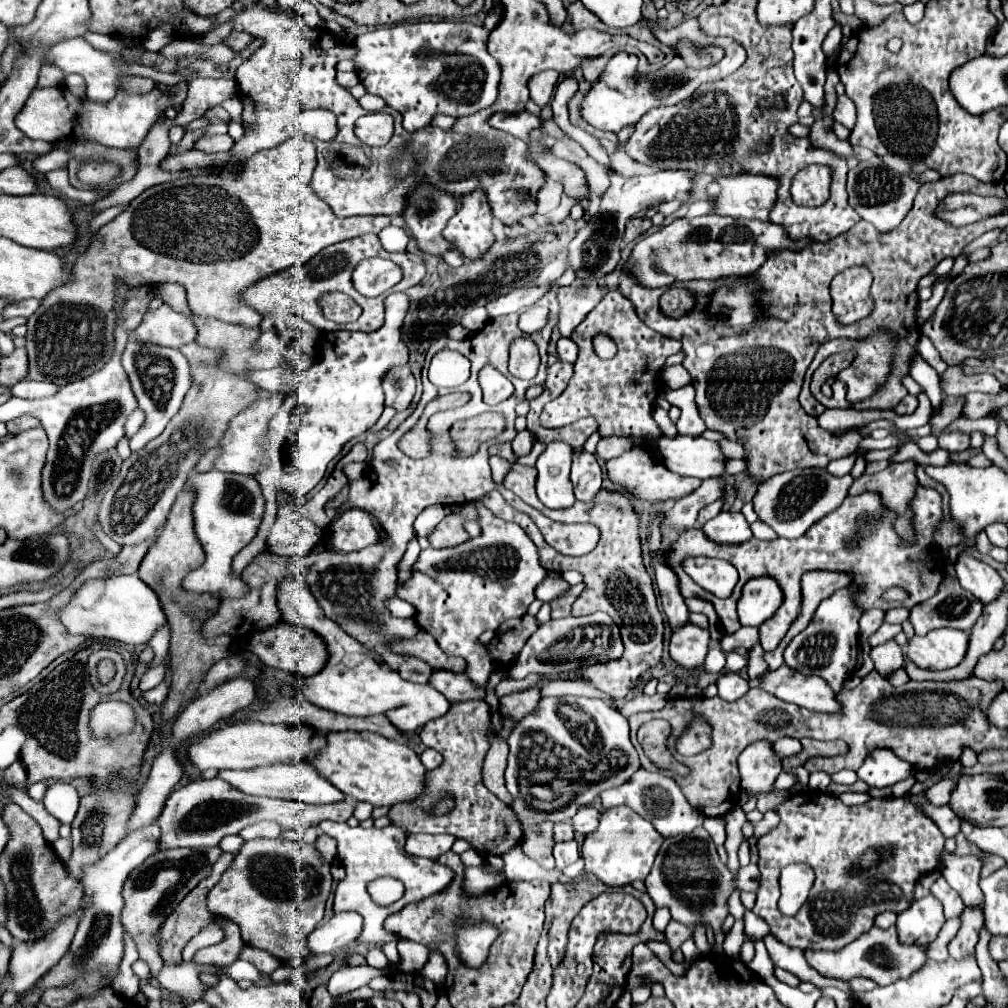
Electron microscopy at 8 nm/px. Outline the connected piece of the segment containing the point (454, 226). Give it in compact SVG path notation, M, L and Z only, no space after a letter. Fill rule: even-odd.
M475 190L475 192L471 192L463 198L457 214L449 220L449 224L445 228L445 238L453 240L457 250L467 260L473 260L473 258L479 258L481 254L485 254L487 248L495 242L491 226L493 226L493 214L491 214L491 208L489 208L489 202L487 202L487 194L481 192L481 190Z

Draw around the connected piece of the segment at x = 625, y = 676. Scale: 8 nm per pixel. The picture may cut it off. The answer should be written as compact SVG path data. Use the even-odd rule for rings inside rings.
M513 464L507 472L503 486L515 492L523 502L543 512L547 518L557 520L561 524L593 524L599 528L601 538L591 554L585 556L563 556L563 554L541 554L543 568L551 572L565 572L565 570L579 570L585 578L583 582L587 588L581 592L581 598L573 604L573 616L585 616L593 614L597 610L607 612L613 622L621 630L621 640L625 646L625 652L621 658L609 660L605 664L587 664L577 666L575 670L569 670L569 674L579 674L587 684L595 686L597 690L611 696L611 700L621 700L627 696L627 692L637 684L639 676L653 668L663 652L663 618L655 604L655 594L651 586L651 576L645 572L643 560L641 560L641 544L639 544L639 532L637 532L637 514L629 504L623 504L623 494L613 494L601 490L597 494L597 500L591 504L575 502L571 508L565 510L551 510L541 504L541 500L535 494L535 470L531 466Z

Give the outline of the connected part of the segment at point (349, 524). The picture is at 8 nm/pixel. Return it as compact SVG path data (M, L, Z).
M351 508L331 524L331 544L341 552L365 548L377 538L379 536L373 526L373 516L361 508Z

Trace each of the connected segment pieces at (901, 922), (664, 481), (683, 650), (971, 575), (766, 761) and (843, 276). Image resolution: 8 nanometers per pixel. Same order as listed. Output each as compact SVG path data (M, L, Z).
M929 894L921 900L915 900L905 912L899 912L897 916L899 942L927 946L937 938L943 922L943 906L935 896Z
M633 446L629 452L611 458L605 462L607 466L607 476L619 490L631 492L635 498L645 500L645 502L663 502L663 500L679 500L687 496L689 492L697 490L701 486L701 480L697 478L683 478L665 468L663 462L659 462L653 452L647 446Z
M685 624L685 628L673 632L669 642L671 658L687 672L693 672L703 666L707 650L709 650L709 632L701 630L695 624Z
M963 552L955 562L955 574L959 584L969 590L973 596L983 600L985 604L997 598L997 592L1005 586L1001 576L979 558Z
M757 742L745 748L739 756L741 772L741 796L739 804L745 804L751 796L773 792L773 784L781 772L781 760L773 754L769 742Z
M847 268L831 282L832 312L843 324L871 314L875 301L870 295L873 276L867 268Z

